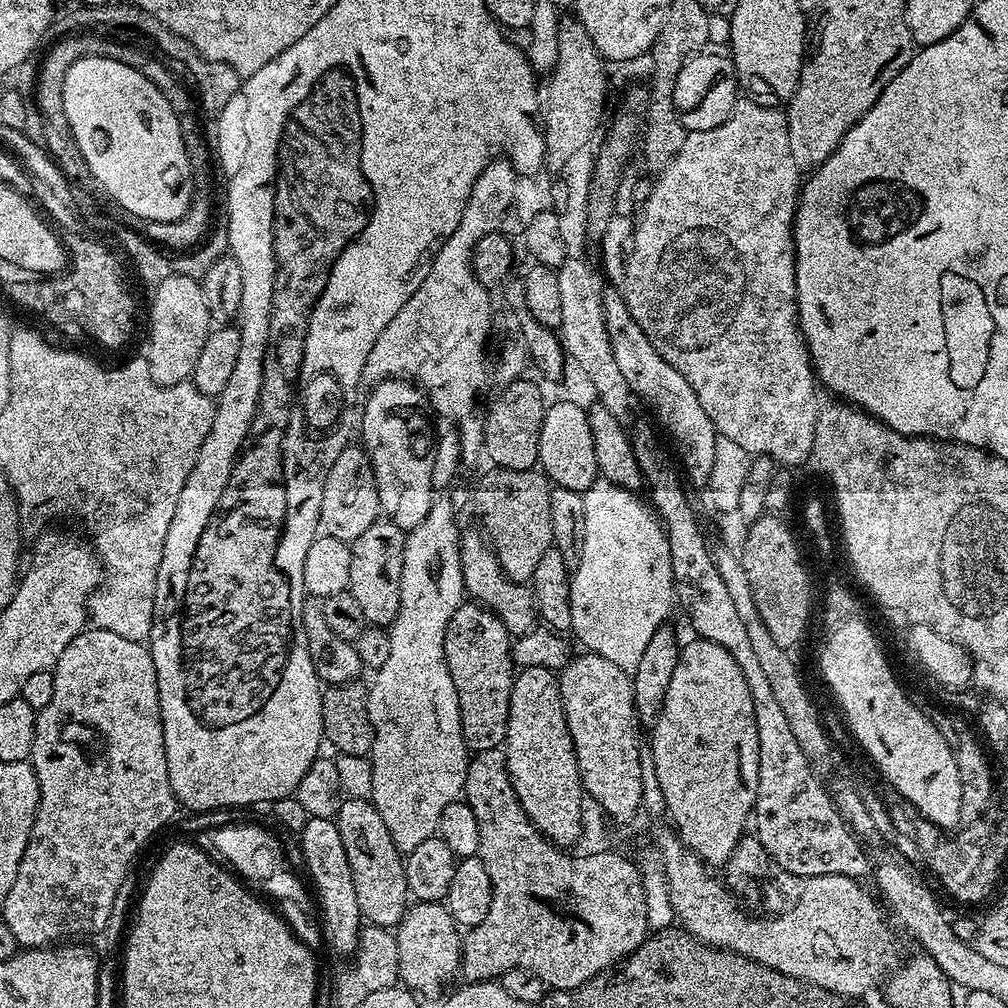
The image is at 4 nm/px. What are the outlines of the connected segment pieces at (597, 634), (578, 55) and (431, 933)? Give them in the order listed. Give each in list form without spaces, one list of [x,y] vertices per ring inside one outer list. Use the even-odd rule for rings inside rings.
[[[600,478],[583,494],[586,502],[586,542],[582,542],[580,561],[571,573],[570,632],[584,643],[587,651],[607,658],[614,662],[614,666],[631,674],[636,671],[650,638],[669,623],[672,604],[674,608],[677,603],[668,533],[655,511],[643,499],[640,501],[633,489]]]
[[[570,16],[563,17],[559,26],[558,56],[555,66],[549,73],[548,90],[544,92],[542,104],[543,169],[552,173],[552,176],[563,173],[560,171],[591,140],[600,119],[601,124],[605,119],[604,103],[608,100],[608,72],[604,67],[604,57],[590,41],[579,20]]]
[[[416,902],[405,912],[395,929],[398,942],[398,966],[403,987],[421,997],[432,996],[460,966],[461,929],[452,921],[452,915],[443,903]]]

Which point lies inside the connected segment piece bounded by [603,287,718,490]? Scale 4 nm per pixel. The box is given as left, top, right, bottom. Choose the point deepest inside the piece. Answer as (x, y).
(666, 393)

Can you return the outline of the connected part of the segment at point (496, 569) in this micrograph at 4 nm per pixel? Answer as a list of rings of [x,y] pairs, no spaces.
[[[465,531],[460,537],[460,561],[465,593],[475,598],[485,608],[490,608],[492,613],[500,619],[502,626],[506,626],[509,637],[515,638],[526,634],[538,624],[536,596],[527,583],[505,576],[500,565],[495,562],[489,562],[480,568],[480,556],[489,555],[490,544],[479,531],[476,532]]]

